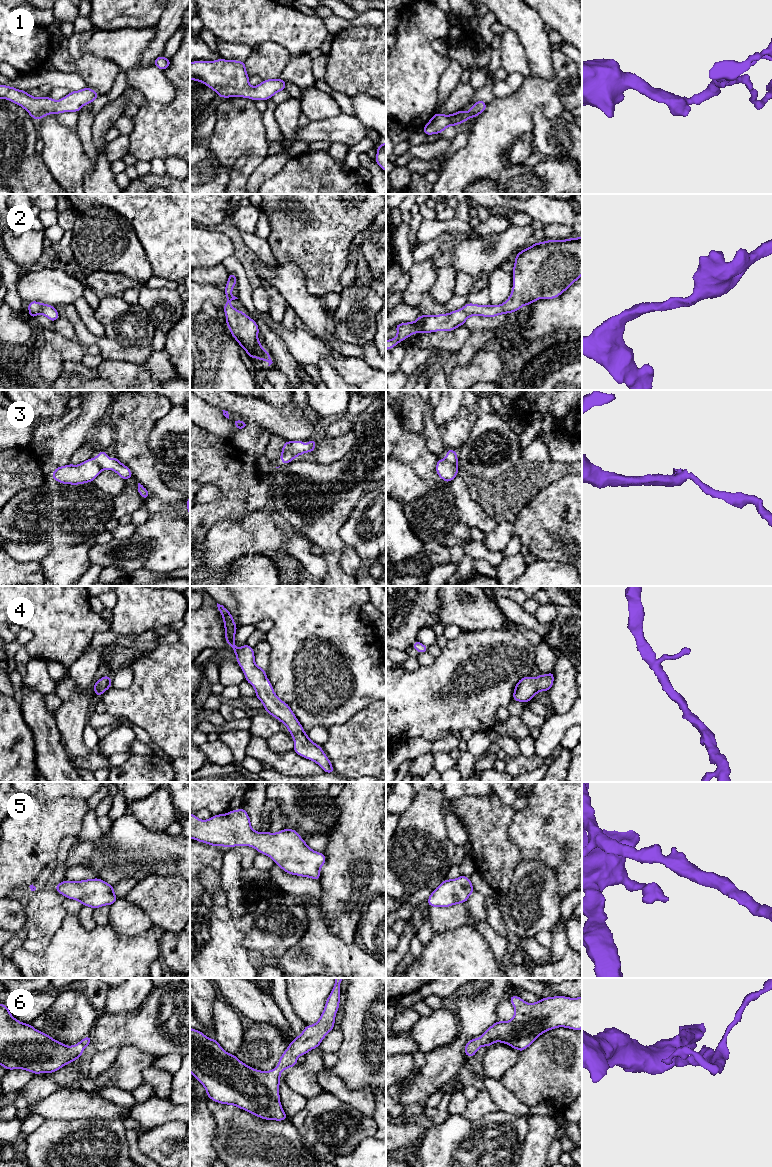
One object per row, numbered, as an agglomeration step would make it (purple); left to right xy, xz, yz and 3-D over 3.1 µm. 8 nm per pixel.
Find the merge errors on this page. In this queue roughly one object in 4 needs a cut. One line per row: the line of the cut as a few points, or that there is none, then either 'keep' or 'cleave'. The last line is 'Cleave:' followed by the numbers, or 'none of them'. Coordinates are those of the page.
1: cut none; keep
2: cut none; keep
3: cut xz (291, 442), (290, 447), (282, 452); cleave
4: cut none; keep
5: cut none; keep
6: cut none; keep
Cleave: 3

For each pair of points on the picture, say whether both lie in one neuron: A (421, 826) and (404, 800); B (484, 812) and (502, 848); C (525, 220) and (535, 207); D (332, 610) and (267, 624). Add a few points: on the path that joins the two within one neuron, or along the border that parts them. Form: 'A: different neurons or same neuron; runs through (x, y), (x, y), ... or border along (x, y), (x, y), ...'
A: different neurons; border along (414, 798), (401, 814)
B: same neuron; runs through (487, 821), (488, 834), (493, 839)
C: different neurons; border along (519, 211), (525, 212), (534, 219)
D: different neurons; border along (274, 623), (269, 619), (262, 619), (255, 624)

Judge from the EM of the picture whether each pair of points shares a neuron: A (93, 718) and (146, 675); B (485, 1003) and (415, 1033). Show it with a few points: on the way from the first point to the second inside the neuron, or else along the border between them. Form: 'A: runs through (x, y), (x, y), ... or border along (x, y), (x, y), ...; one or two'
A: border along (106, 711), (116, 716); two
B: border along (453, 1011), (457, 1017), (457, 1035), (455, 1038); two

